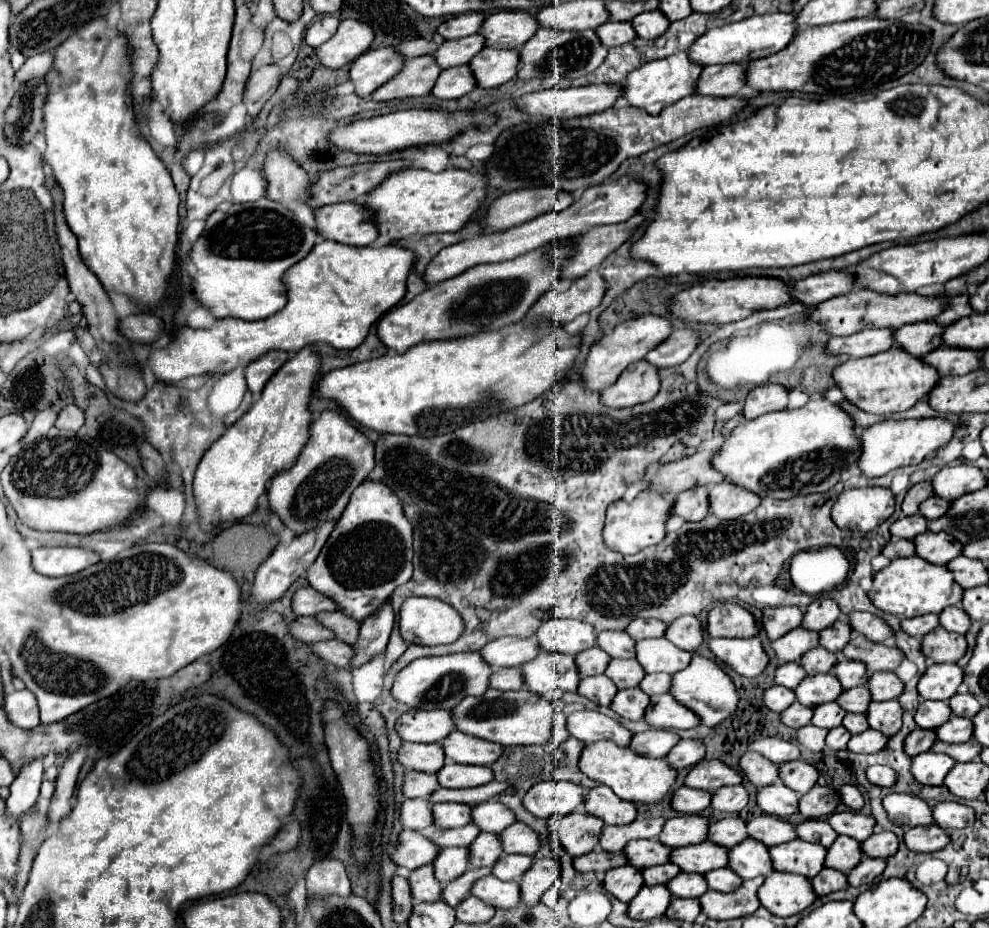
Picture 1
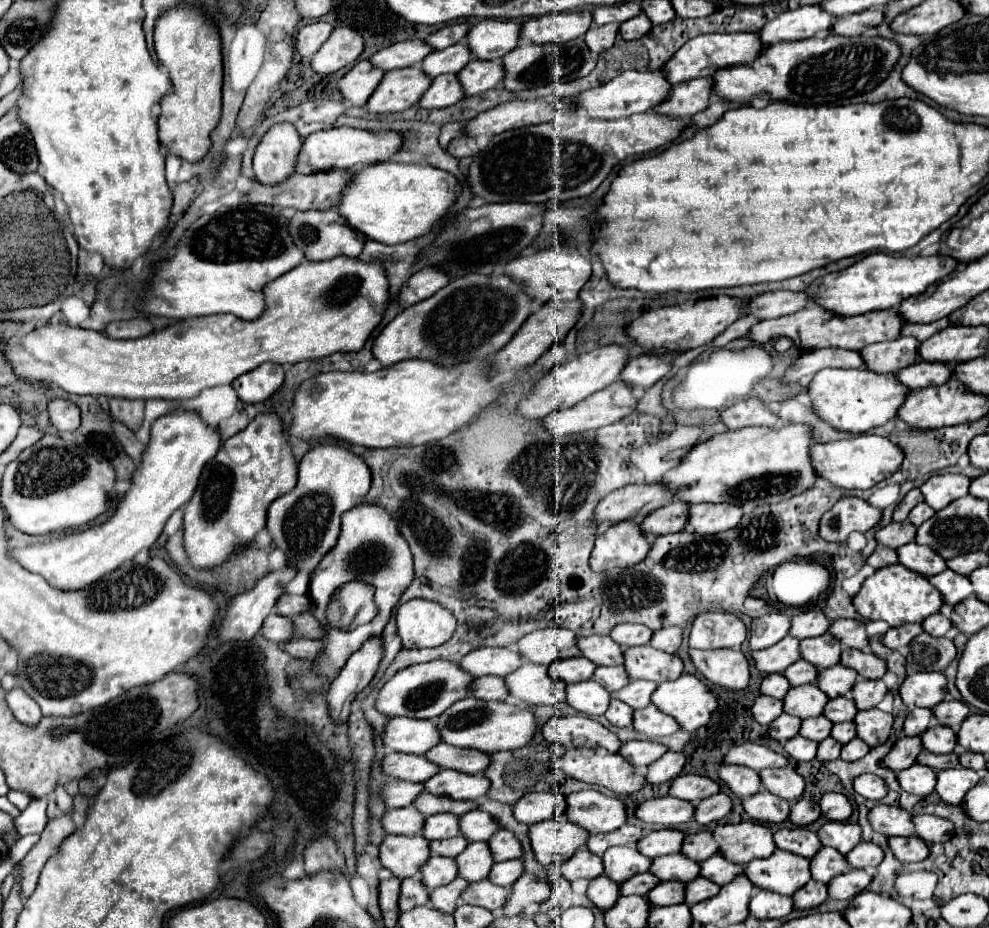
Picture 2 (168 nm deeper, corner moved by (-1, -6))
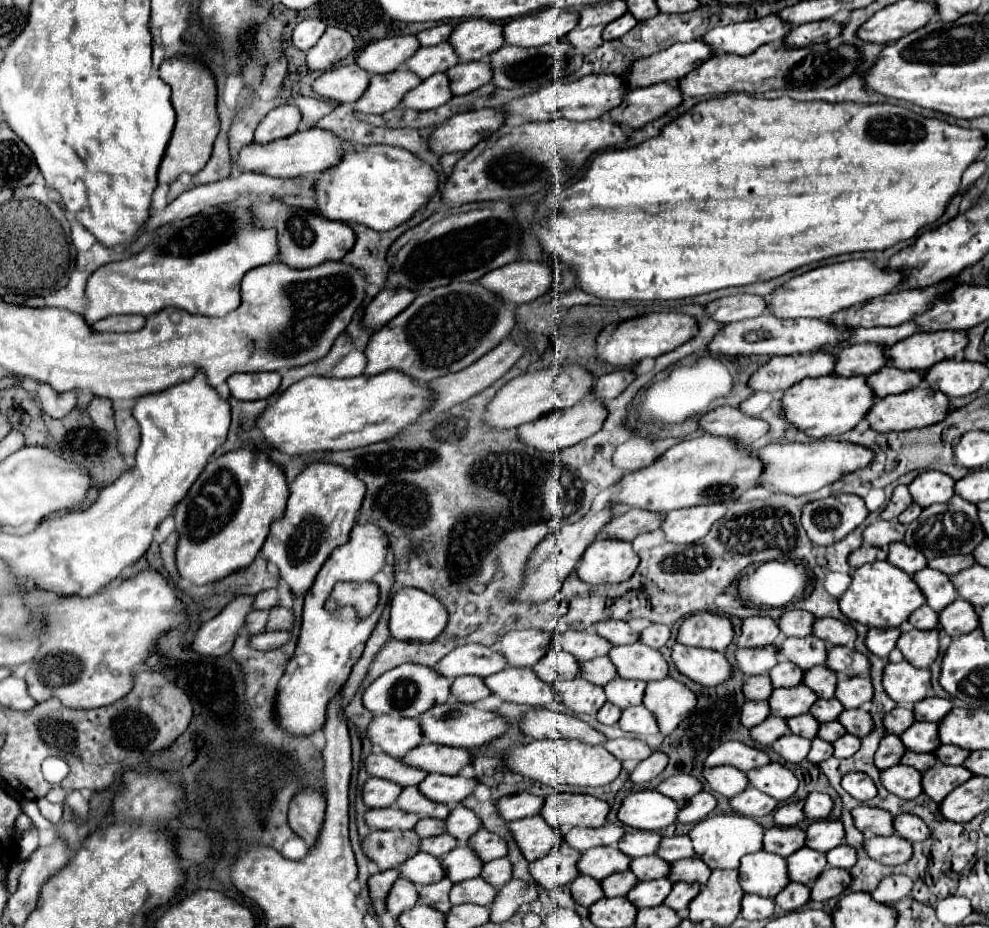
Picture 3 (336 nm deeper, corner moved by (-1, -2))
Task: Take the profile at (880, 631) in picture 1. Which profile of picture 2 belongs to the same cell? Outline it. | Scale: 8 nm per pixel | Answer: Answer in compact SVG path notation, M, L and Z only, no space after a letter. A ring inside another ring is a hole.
M834 620L828 630L836 640L842 642L842 646L856 648L856 650L868 650L866 644L866 630L864 624L858 620Z

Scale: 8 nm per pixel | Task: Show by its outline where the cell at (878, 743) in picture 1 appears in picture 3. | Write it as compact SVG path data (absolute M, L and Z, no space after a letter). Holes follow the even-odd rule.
M844 734L834 742L834 756L836 758L850 758L860 748L860 738L854 734Z

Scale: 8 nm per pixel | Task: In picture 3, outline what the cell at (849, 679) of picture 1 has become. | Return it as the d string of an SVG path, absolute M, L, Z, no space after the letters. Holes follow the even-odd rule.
M814 666L804 672L802 682L808 688L812 688L818 694L818 698L832 698L834 688L838 684L838 676L834 676L834 672L830 672L830 668L826 666Z

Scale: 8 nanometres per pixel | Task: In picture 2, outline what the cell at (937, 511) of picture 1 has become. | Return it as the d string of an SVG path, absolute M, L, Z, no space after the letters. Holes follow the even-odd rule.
M918 504L912 512L910 512L910 516L908 516L908 520L914 524L914 526L920 526L922 522L926 522L930 516L934 516L934 510L928 506L928 504Z

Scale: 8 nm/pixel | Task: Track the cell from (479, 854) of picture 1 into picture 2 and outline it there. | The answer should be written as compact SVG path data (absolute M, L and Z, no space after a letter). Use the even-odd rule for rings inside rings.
M470 842L462 854L456 858L458 864L458 876L468 882L478 882L488 876L494 860L490 856L490 848L486 848L486 842Z

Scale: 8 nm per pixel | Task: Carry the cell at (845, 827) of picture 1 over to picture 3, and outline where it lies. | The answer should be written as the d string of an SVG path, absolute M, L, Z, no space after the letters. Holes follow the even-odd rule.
M818 820L808 826L806 834L806 846L820 852L828 852L840 846L846 838L844 824L840 820Z

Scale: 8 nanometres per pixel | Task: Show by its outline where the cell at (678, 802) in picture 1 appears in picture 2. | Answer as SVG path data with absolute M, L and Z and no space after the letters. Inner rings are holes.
M672 796L650 798L636 806L636 818L644 824L660 824L674 828L678 824L690 822L692 816L694 816L694 806Z

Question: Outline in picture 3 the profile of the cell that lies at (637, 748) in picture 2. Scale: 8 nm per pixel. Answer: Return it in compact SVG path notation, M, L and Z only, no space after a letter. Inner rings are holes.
M618 738L618 740L608 740L604 744L604 748L608 752L612 752L618 760L646 760L654 750L642 742L642 740L636 740L636 738Z

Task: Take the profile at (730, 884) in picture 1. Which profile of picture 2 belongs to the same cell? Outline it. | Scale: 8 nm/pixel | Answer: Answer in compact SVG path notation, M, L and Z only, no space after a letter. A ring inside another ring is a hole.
M698 876L698 878L690 880L690 884L686 884L684 902L686 902L688 906L698 904L698 902L702 902L702 900L718 894L718 888L720 888L720 886L714 886L714 884L710 884L710 880L704 880L702 876Z

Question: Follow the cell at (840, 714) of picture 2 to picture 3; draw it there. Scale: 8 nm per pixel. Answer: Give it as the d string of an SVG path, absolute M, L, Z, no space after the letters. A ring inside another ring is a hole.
M830 698L830 700L816 700L814 706L810 708L810 714L816 716L820 722L832 722L838 718L838 714L842 712L842 704L840 700L836 698Z

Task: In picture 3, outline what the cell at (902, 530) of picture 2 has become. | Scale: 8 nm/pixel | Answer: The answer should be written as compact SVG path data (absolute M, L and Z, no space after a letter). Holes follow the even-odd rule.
M876 520L872 526L864 530L862 538L872 546L886 548L892 542L904 540L904 534L906 534L906 526L900 524L898 520Z

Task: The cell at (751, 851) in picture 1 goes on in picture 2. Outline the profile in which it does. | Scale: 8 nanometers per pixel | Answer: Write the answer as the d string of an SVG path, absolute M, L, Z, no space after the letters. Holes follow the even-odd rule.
M714 854L712 858L700 862L700 876L722 886L722 884L730 882L738 872L742 872L742 868L744 868L744 864L726 864L726 860L722 860L722 856Z

